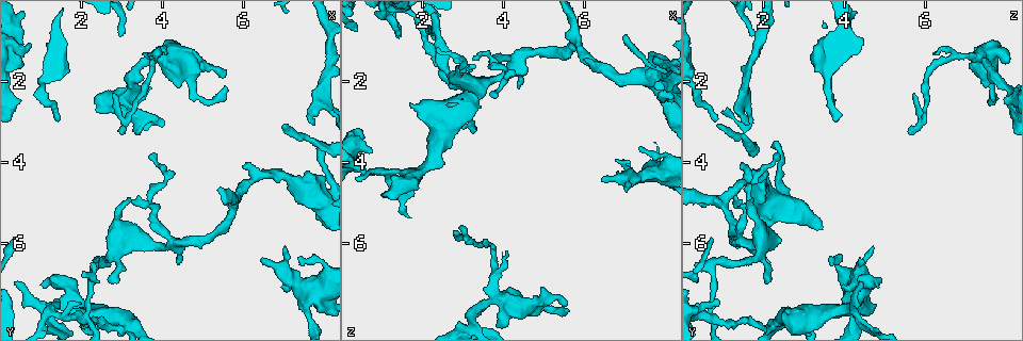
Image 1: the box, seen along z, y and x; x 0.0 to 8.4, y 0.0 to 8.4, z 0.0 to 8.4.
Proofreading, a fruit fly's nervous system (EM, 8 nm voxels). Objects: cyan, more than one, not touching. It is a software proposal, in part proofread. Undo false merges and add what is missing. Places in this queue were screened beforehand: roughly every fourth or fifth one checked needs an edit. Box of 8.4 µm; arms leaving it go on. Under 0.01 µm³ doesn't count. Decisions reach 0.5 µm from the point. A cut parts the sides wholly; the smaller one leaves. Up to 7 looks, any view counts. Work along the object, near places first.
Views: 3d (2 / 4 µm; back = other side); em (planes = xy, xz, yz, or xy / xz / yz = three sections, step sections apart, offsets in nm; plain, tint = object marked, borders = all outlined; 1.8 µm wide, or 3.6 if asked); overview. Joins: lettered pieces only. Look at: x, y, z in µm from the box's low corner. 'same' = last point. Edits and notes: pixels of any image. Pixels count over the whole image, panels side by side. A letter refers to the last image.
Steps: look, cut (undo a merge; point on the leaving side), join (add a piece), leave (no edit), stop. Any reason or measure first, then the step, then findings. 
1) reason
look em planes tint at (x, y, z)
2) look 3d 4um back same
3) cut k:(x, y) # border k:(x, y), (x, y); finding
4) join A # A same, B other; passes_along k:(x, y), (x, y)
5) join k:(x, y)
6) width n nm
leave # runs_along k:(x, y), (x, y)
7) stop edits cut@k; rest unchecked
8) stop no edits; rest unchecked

free end
look em planes plain at (2.90, 6.95, 2.10)

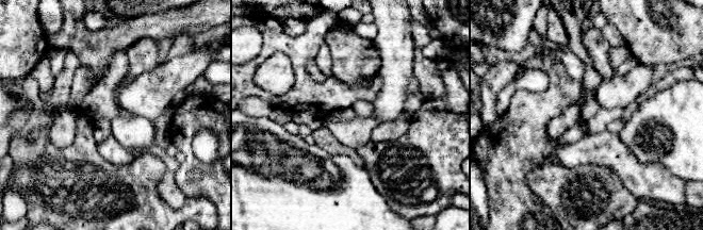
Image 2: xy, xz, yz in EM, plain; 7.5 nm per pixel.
with the object marked
look em planes tint same

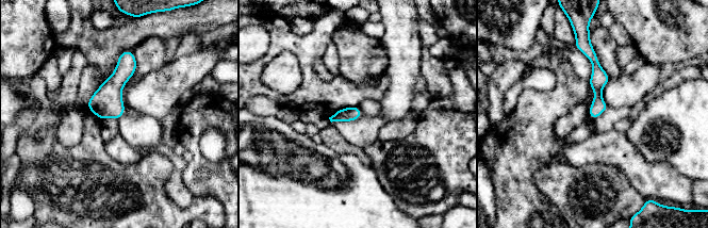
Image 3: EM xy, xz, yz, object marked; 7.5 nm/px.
look em planes borders same

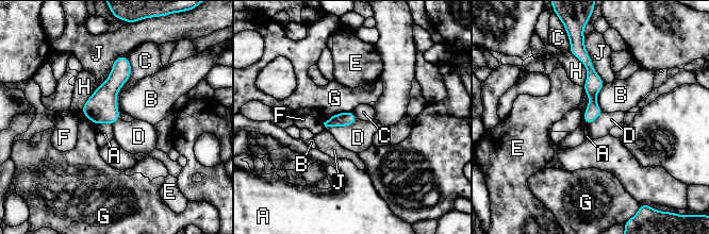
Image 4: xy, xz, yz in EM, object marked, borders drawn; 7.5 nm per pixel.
leave # A other, B other, C other, D other, E other, F other, G other, H other, J other; runs_along 4:(580, 56), (592, 74), (589, 120); no lettered piece goes on from it

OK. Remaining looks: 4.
an open end
look em xy step 16 tint at (7.35, 6.40, 3.70)

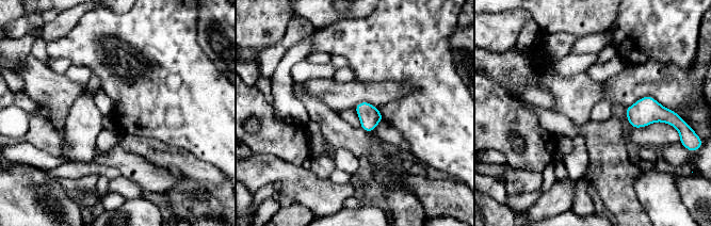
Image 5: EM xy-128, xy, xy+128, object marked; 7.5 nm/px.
see the neighbours
look em xy step 16 borders same

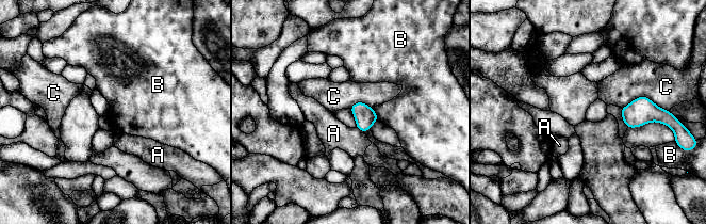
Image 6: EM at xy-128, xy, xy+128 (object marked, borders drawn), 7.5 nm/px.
longest_contact C 320 nm
leave # A other, B other, C other; border 6:(621, 107), (646, 96), (661, 109); none of them fits

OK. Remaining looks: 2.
three-way junction
look em planes borders at (4.40, 5.95, 1.55)

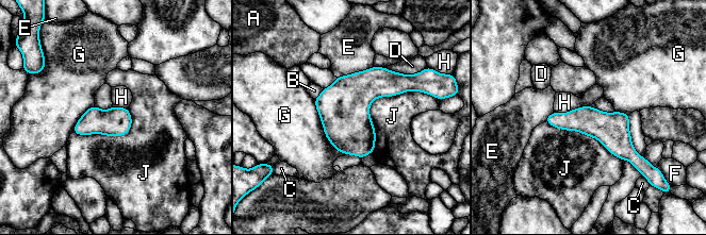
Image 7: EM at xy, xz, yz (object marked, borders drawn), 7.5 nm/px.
leave # A other, B other, C other, D other, E other, F other, G other, H other, J other; border 7:(590, 105), (554, 112); all the same cell

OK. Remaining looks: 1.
stop no edits; rest unchecked

